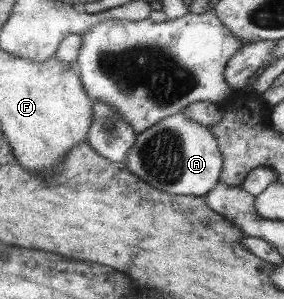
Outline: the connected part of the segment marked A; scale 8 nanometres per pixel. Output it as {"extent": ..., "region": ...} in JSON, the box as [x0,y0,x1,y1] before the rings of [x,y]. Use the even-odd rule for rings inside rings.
{"extent":[124,112,223,197],"region":[[[176,112],[137,134],[124,165],[144,183],[172,195],[202,197],[219,181],[223,157],[207,126]]]}

